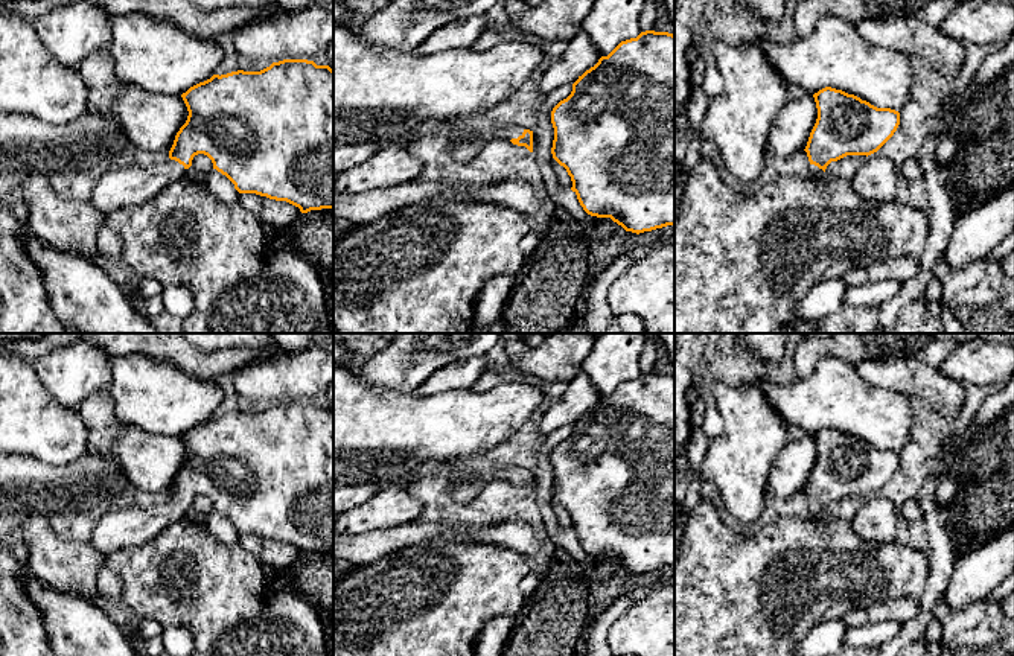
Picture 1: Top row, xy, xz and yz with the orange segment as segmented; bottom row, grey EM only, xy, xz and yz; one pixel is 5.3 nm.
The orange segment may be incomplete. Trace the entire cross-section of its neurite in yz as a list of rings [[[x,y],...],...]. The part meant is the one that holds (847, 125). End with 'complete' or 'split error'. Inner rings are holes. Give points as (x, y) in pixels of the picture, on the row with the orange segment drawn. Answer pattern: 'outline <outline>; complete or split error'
outline [[[825,87],[813,97],[818,119],[804,149],[812,177],[819,177],[831,161],[847,155],[877,152],[900,125],[898,111],[877,108],[842,90]]]; split error

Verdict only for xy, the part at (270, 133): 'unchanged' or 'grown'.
grown

